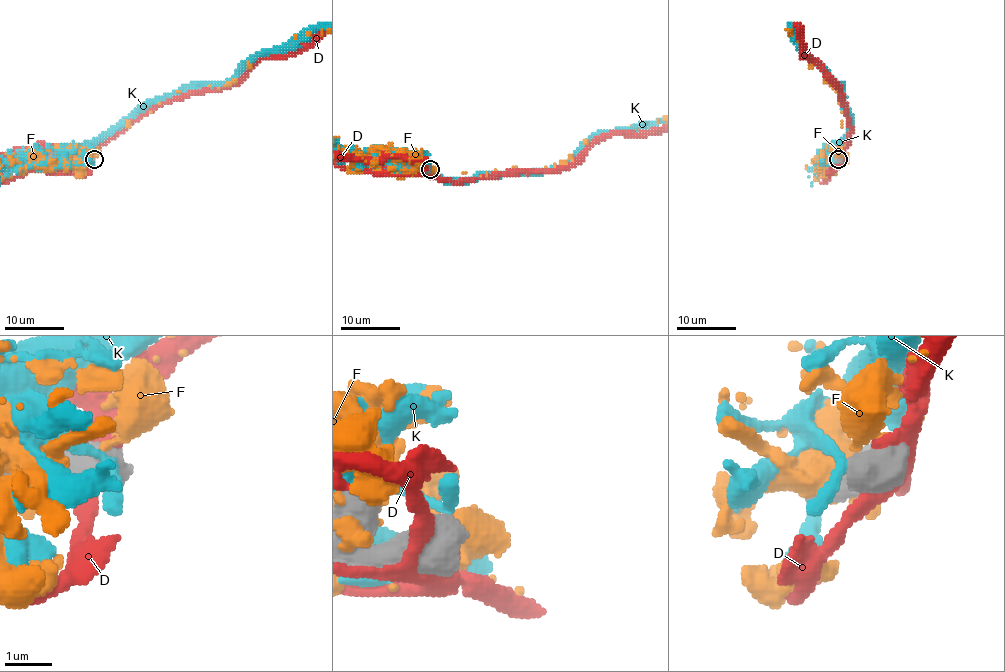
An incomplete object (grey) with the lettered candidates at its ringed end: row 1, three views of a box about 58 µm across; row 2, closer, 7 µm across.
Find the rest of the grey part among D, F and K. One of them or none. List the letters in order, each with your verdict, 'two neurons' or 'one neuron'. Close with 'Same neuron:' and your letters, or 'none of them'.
D: two neurons
F: two neurons
K: two neurons
Same neuron: none of them

